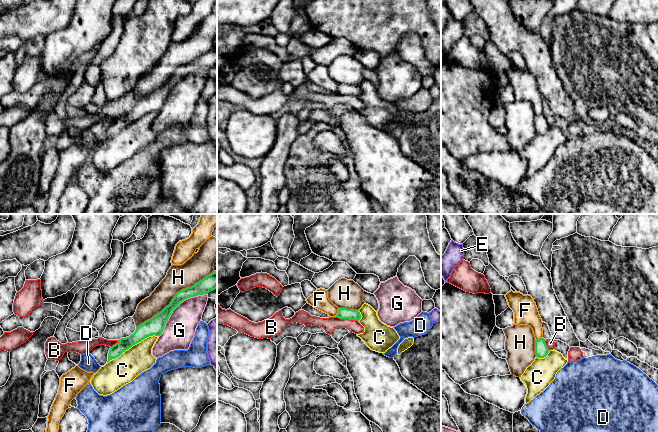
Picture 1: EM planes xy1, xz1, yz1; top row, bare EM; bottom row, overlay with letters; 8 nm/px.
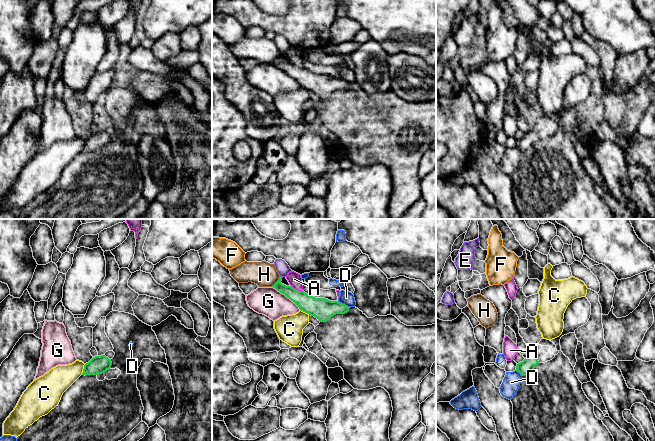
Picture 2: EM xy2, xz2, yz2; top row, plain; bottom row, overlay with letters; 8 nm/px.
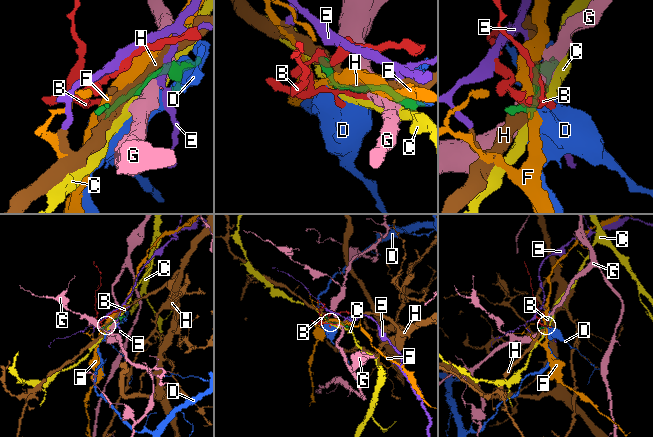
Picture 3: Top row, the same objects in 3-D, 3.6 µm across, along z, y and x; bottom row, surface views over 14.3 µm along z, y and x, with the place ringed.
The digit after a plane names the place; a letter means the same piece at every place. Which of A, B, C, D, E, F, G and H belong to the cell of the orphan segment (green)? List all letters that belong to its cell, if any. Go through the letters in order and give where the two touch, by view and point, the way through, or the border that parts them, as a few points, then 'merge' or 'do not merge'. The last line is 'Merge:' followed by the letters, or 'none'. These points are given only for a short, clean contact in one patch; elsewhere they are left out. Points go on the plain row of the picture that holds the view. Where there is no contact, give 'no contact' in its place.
A: xz2 (295, 65) | along xz2 (290, 62), (302, 67) | do not merge
B: xz1 (347, 94) | along xz1 (336, 92), (342, 95), (355, 95), (357, 97) | do not merge
C: xy1 (132, 121) | do not merge
D: xz2 (343, 80) | do not merge
E: xz2 (280, 52) | along xz2 (280, 51), (282, 53) | do not merge
F: xz1 (338, 88) | along xz1 (339, 84), (335, 92) | do not merge
G: xy1 (177, 81) | do not merge
H: xy1 (174, 72) | do not merge
Merge: none

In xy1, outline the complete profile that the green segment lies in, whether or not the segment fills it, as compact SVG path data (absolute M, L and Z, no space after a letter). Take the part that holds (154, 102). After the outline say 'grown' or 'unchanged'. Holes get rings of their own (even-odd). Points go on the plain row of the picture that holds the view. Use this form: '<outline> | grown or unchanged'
M213 47L205 54L195 59L191 63L180 66L176 69L172 77L161 88L154 91L151 95L145 97L136 103L136 106L129 113L121 114L113 121L108 129L107 139L119 133L123 128L131 124L133 121L141 118L149 112L160 112L164 106L165 100L168 97L172 87L184 76L209 68L217 64L217 48Z | unchanged

